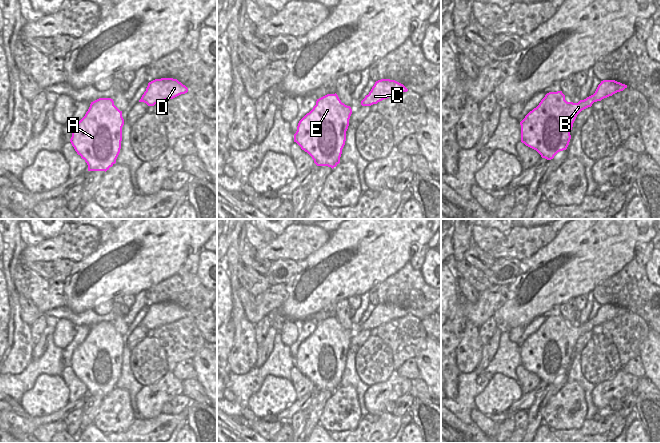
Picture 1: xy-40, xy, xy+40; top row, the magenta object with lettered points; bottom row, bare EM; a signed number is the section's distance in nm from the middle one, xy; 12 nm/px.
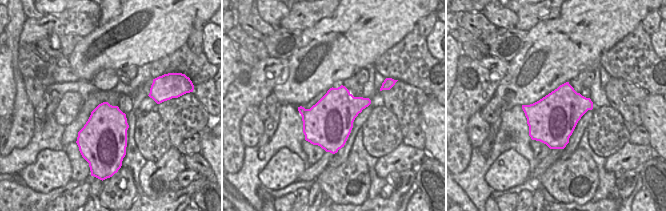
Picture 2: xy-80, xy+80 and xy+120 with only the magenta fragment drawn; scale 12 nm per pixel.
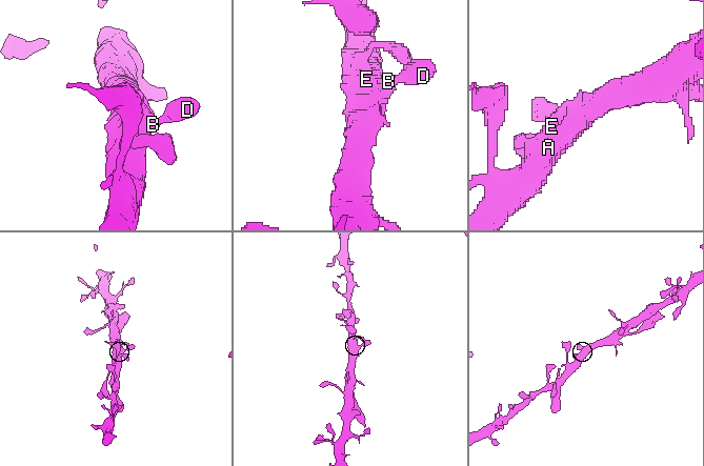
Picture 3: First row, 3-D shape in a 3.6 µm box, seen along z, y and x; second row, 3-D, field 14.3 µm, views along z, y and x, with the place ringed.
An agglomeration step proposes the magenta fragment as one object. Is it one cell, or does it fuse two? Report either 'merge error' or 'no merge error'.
no merge error

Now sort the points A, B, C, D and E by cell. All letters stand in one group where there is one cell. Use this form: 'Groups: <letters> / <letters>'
Groups: A B C D E.

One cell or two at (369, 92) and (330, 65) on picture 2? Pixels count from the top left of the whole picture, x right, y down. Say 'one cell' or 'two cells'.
two cells

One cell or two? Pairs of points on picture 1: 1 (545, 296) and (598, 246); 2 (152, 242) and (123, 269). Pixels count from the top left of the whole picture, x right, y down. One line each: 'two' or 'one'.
1: one
2: one

